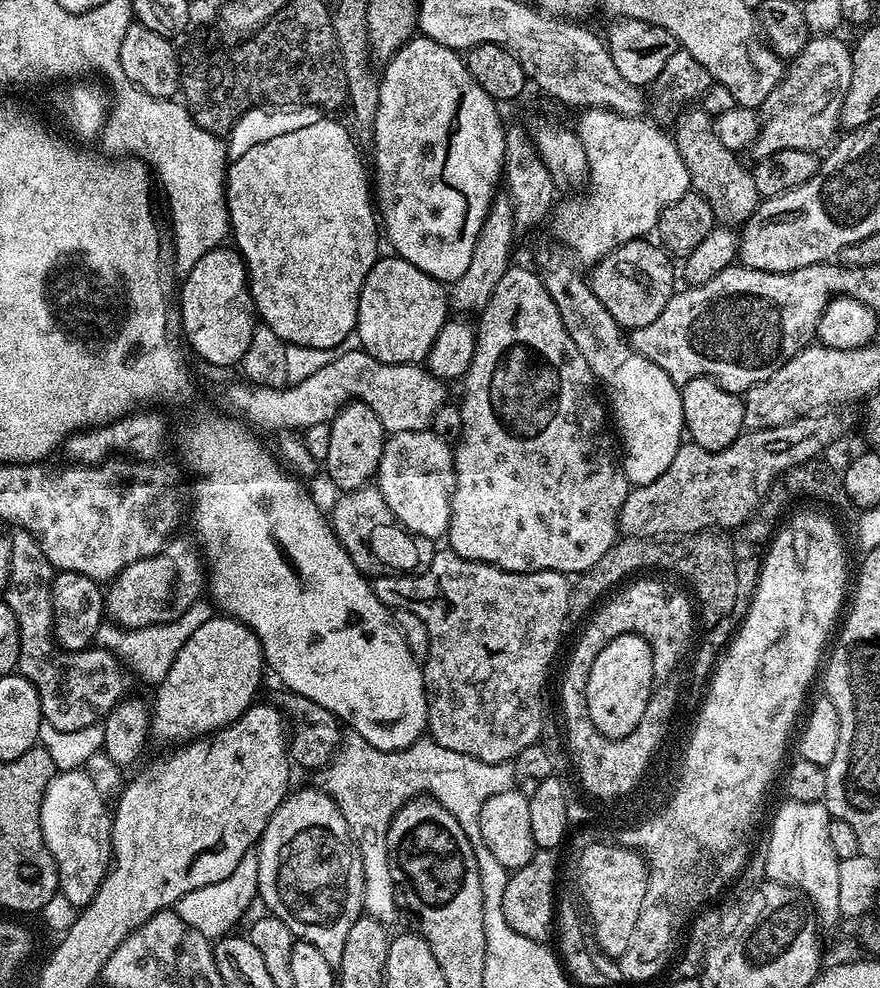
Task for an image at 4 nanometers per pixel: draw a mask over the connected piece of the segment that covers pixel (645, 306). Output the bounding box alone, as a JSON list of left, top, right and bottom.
[590,239,674,330]

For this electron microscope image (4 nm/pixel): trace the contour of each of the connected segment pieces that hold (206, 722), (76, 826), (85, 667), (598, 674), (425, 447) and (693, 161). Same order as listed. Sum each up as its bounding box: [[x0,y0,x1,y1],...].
[[150,614,266,746],[40,770,112,910],[2,527,128,731],[584,634,654,740],[374,430,456,539],[674,106,762,226]]

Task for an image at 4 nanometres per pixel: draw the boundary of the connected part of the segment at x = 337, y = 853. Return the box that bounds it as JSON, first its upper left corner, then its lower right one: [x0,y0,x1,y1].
[258,788,366,966]

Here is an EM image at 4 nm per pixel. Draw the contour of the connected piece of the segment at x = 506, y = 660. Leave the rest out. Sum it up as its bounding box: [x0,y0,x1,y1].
[371,550,572,764]

